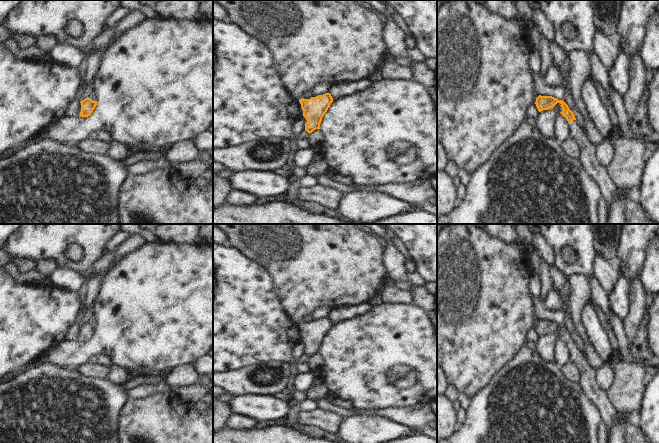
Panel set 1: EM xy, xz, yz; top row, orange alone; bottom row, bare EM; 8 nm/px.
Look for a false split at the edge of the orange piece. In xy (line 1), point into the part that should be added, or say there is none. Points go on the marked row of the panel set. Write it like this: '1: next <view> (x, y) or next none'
1: next none

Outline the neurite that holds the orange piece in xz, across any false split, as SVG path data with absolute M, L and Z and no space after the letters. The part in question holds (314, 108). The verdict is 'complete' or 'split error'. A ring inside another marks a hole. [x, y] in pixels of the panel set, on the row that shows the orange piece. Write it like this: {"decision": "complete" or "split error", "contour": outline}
{"decision": "complete", "contour": "M330 93L311 97L310 99L299 99L303 116L306 118L305 131L309 134L316 129L320 129L320 123L324 114L327 112L333 98Z"}

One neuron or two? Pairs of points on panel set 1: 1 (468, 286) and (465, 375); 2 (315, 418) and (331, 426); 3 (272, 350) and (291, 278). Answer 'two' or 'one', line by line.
1: one
2: one
3: two

